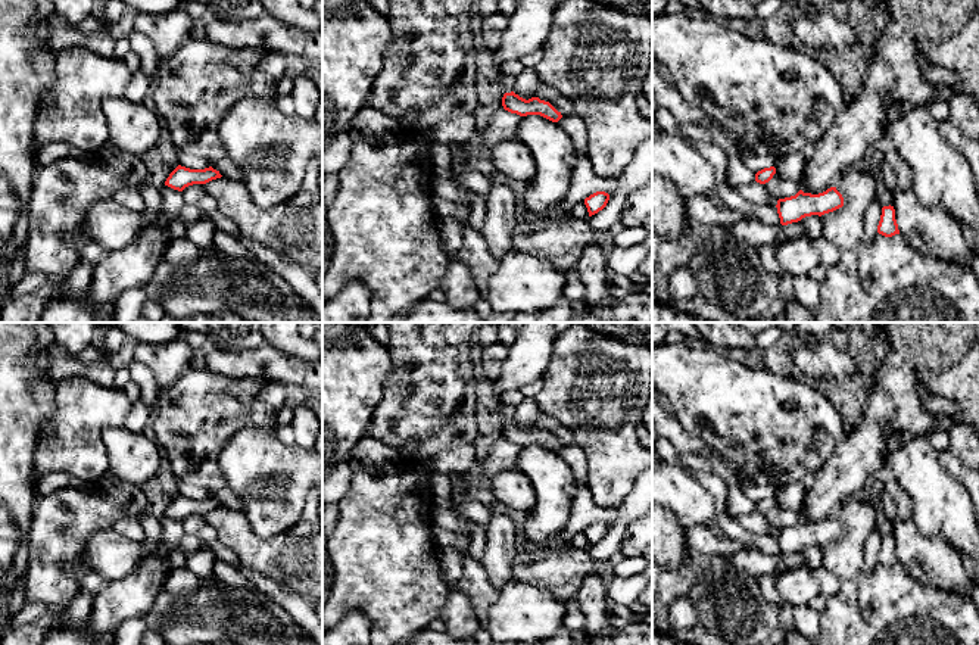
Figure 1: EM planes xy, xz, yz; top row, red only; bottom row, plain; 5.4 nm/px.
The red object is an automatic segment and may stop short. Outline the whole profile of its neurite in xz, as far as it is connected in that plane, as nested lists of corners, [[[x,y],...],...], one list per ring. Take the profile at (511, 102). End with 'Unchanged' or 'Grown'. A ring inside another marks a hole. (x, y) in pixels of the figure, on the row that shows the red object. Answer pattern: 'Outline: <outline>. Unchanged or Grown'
Outline: [[[514,91],[503,94],[502,106],[505,110],[520,116],[540,115],[552,122],[558,122],[562,118],[561,112],[558,112],[549,102],[540,100],[539,97],[526,100]]]. Unchanged

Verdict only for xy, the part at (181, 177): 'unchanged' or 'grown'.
unchanged

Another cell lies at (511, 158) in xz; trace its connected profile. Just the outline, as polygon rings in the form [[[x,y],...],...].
[[[517,138],[502,140],[489,147],[495,168],[512,180],[530,183],[536,163],[530,150]]]

